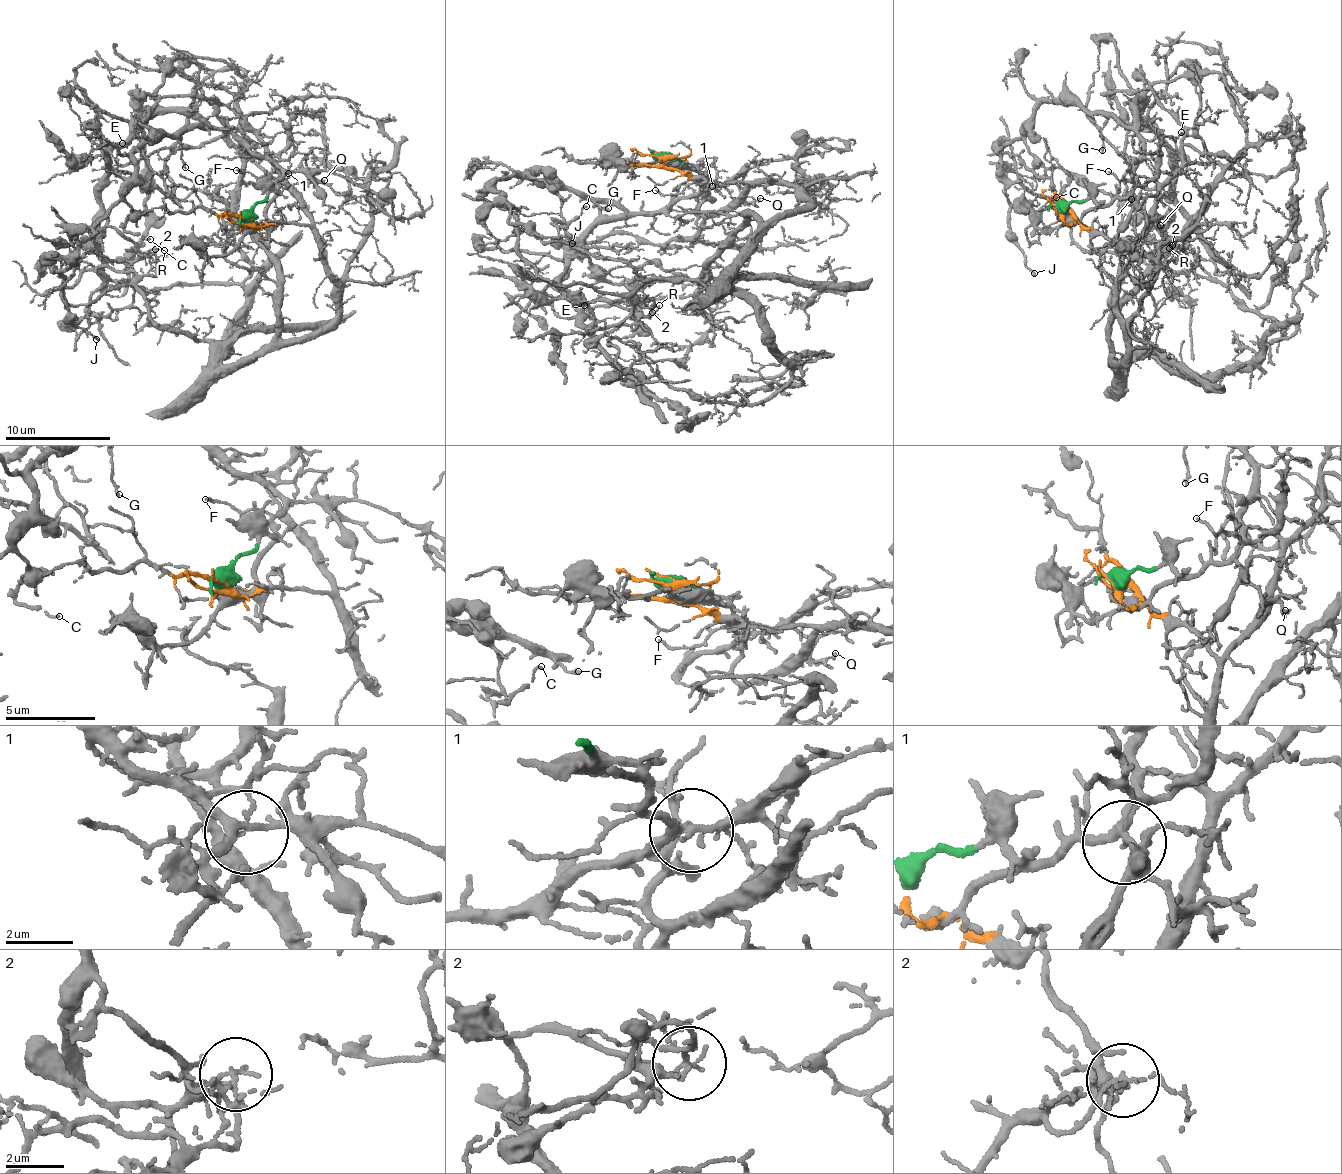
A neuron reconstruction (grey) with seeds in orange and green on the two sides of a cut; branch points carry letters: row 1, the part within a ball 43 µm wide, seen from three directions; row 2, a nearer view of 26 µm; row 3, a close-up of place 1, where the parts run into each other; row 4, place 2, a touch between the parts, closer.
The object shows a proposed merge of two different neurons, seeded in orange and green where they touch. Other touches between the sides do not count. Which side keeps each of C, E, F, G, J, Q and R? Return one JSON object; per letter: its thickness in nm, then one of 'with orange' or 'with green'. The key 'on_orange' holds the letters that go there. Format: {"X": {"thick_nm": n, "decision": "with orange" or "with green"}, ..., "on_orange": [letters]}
{"C": {"thick_nm": 110, "decision": "with green"}, "E": {"thick_nm": 110, "decision": "with green"}, "F": {"thick_nm": 140, "decision": "with green"}, "G": {"thick_nm": 150, "decision": "with green"}, "J": {"thick_nm": 130, "decision": "with green"}, "Q": {"thick_nm": 110, "decision": "with green"}, "R": {"thick_nm": 100, "decision": "with green"}, "on_orange": []}

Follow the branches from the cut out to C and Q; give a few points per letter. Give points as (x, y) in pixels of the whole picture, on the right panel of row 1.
C: (1061, 211), (1131, 193), (1136, 134), (1110, 113), (1041, 102), (1025, 142), (1048, 168), (1069, 175), (1057, 198)
Q: (1061, 211), (1074, 201), (1078, 204), (1094, 200), (1109, 203), (1130, 198), (1149, 220), (1161, 225)

